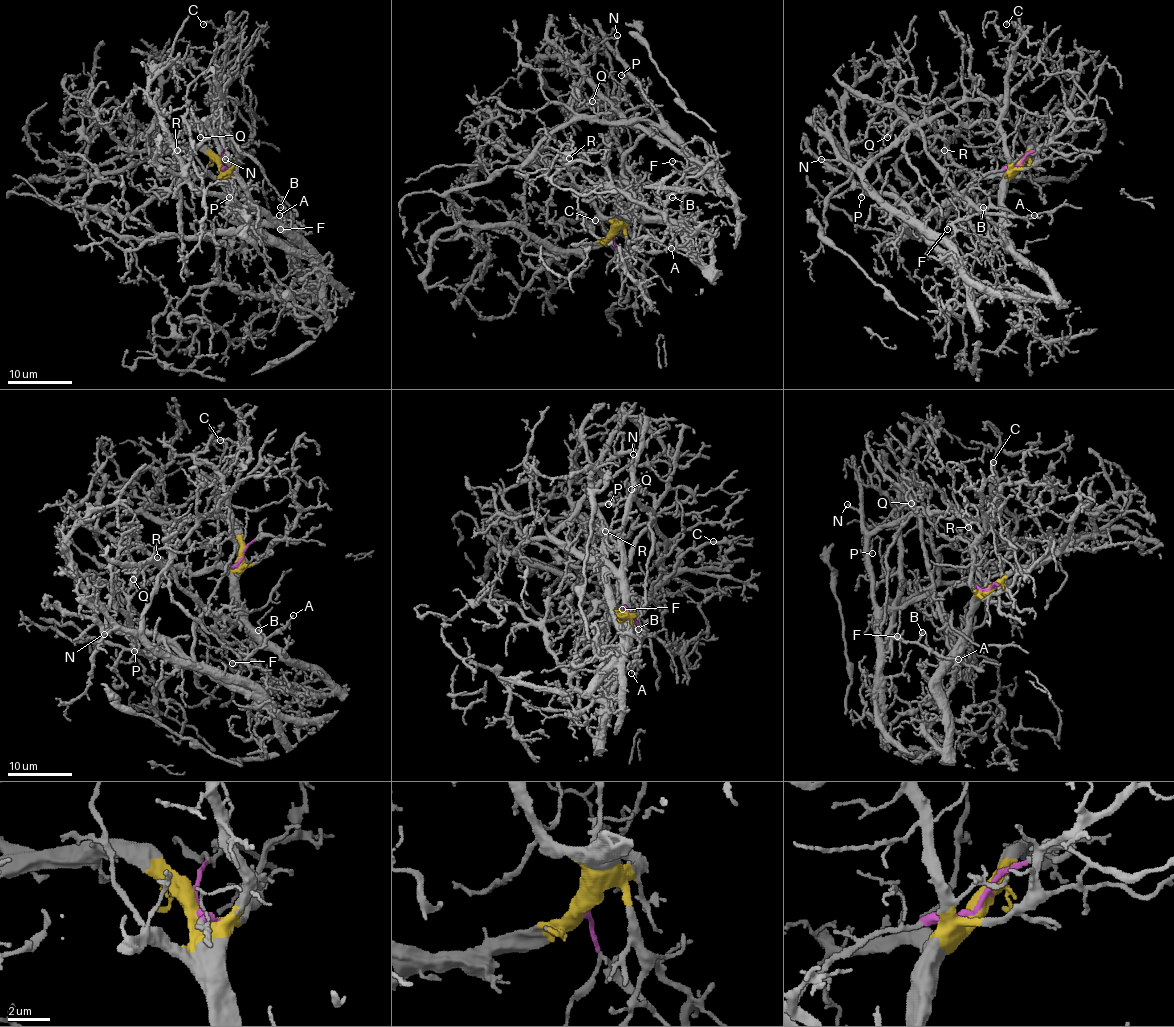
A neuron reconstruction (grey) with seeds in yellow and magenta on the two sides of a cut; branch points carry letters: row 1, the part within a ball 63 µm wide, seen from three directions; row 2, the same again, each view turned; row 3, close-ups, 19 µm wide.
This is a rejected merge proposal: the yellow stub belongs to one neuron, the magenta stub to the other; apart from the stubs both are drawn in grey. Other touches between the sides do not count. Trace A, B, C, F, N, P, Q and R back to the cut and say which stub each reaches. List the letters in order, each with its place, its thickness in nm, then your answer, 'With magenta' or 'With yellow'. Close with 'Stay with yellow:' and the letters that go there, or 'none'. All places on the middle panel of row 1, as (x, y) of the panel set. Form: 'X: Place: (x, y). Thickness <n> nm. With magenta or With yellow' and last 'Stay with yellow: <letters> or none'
A: Place: (671, 248). Thickness 110 nm. With magenta
B: Place: (672, 197). Thickness 140 nm. With magenta
C: Place: (595, 220). Thickness 150 nm. With yellow
F: Place: (672, 161). Thickness 120 nm. With magenta
N: Place: (617, 35). Thickness 140 nm. With magenta
P: Place: (621, 75). Thickness 140 nm. With magenta
Q: Place: (592, 101). Thickness 160 nm. With yellow
R: Place: (569, 158). Thickness 140 nm. With yellow
Stay with yellow: C, Q, R

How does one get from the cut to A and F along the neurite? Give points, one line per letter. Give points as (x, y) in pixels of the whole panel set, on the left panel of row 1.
A: (220, 163), (228, 201), (249, 222), (281, 226), (301, 237), (293, 224), (296, 214), (280, 214)
F: (220, 163), (227, 177), (228, 201), (249, 222), (281, 226), (296, 238), (301, 237), (291, 226), (280, 229)

